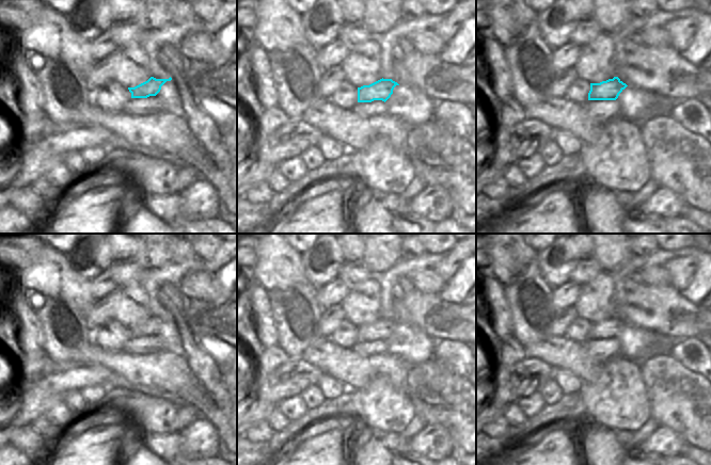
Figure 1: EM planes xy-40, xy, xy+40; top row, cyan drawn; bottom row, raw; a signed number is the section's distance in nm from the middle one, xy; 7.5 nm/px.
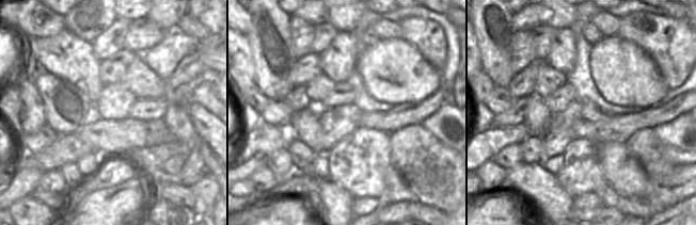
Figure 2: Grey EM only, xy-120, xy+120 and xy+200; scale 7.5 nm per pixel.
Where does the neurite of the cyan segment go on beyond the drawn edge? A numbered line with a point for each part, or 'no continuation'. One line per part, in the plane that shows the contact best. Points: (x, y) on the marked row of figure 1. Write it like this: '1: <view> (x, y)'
1: xy-40 (177, 81)

